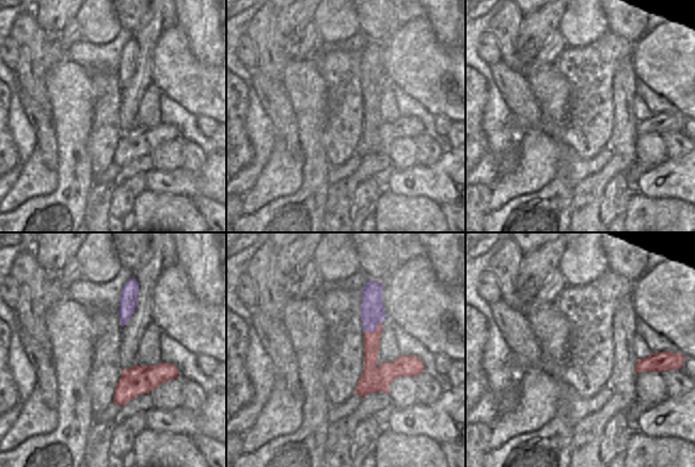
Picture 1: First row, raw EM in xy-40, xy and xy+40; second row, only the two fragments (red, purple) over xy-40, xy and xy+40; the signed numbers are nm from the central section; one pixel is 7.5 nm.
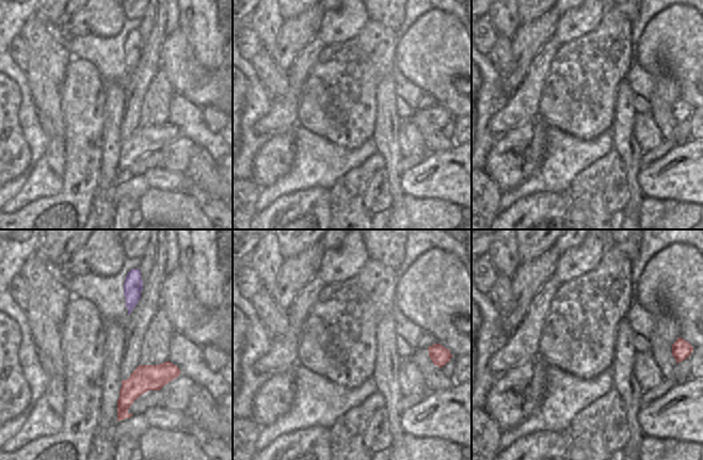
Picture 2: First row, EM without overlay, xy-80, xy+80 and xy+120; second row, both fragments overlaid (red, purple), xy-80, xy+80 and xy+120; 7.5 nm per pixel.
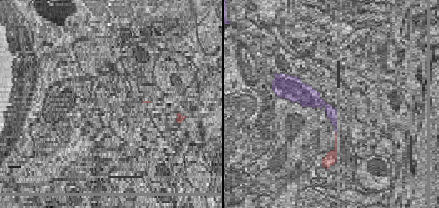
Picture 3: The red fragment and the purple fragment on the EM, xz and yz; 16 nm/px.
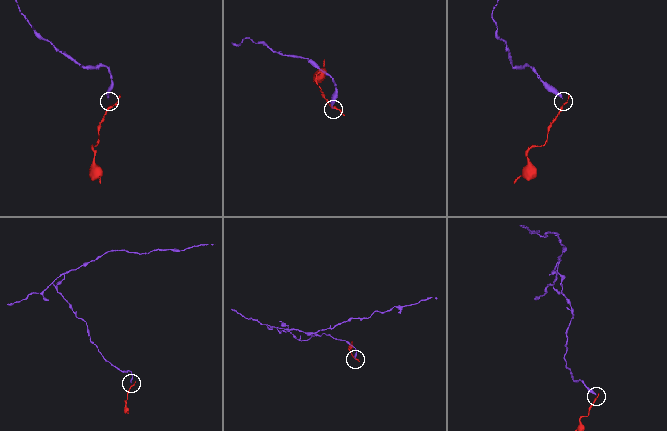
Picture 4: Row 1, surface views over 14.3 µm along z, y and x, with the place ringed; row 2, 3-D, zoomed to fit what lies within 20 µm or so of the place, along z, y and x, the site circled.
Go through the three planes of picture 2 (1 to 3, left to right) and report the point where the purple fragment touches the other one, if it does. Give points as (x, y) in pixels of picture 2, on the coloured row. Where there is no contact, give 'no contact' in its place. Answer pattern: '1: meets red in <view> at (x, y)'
1: no contact
2: no contact
3: no contact

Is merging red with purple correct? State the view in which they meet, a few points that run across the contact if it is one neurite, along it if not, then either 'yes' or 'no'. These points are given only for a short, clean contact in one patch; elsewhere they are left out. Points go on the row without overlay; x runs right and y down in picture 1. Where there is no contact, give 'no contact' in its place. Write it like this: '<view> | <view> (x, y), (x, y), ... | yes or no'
xy | xy (381, 83), (374, 92), (363, 93) | no

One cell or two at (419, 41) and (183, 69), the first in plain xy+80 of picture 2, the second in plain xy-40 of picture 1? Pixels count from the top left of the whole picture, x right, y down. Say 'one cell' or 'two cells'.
one cell

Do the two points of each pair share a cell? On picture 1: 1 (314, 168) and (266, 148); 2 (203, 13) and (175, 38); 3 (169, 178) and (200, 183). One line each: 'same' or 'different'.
1: different
2: different
3: same

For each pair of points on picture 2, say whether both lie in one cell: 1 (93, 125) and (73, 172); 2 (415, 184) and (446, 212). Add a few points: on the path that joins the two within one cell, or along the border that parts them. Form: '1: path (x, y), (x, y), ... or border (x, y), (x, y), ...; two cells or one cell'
1: path (83, 137), (81, 160); one cell
2: border (406, 193), (417, 197), (440, 197), (456, 205); two cells

